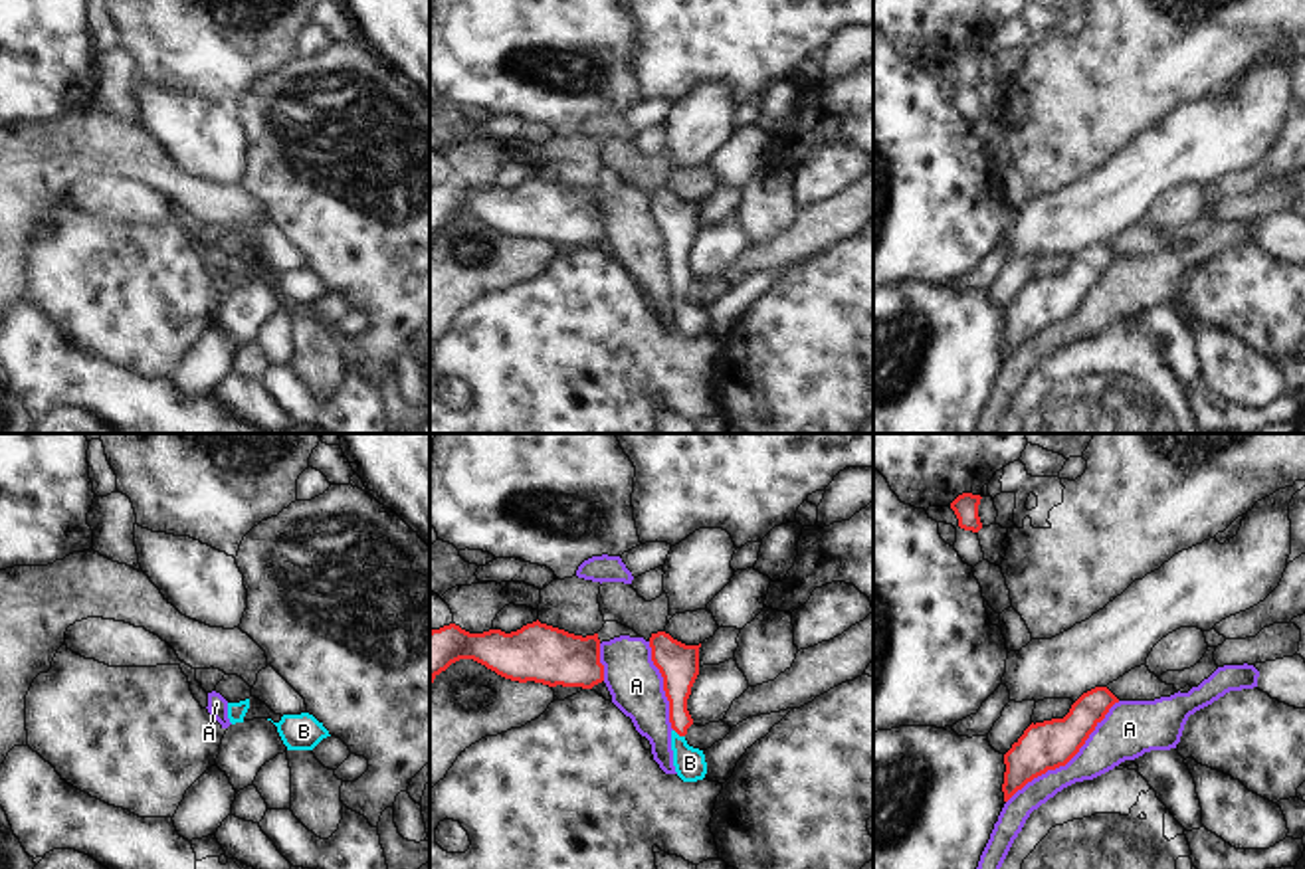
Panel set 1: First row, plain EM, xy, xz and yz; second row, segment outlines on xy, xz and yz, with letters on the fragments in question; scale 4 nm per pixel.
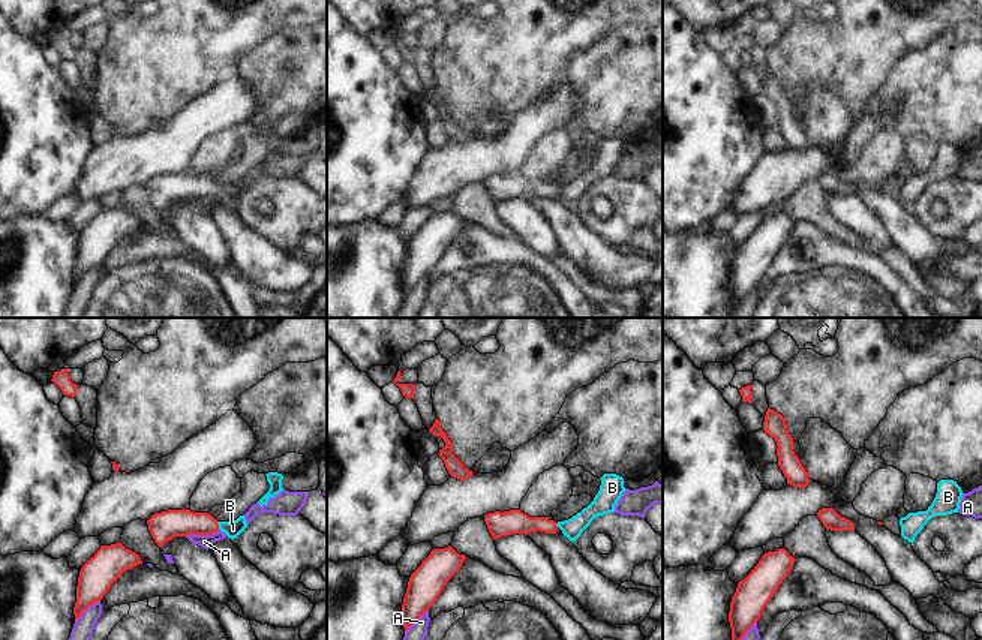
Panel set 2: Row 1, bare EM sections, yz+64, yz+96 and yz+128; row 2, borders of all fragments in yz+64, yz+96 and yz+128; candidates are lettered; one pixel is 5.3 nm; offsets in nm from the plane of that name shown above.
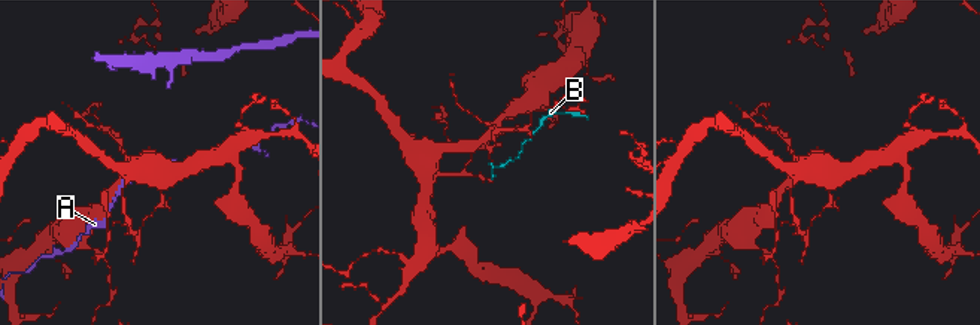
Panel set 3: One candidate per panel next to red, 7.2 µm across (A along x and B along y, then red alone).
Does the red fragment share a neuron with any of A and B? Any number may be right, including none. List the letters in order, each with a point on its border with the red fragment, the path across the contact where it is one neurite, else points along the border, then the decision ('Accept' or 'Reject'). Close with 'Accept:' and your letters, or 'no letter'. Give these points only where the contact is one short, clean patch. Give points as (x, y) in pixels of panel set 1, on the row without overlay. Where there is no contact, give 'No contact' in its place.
A: Touches red at yz (1068, 317). Reject
B: Touches red at xz (680, 291). Path across: xz (680, 230), (680, 291), (680, 305), (690, 319). Accept
Accept: B

